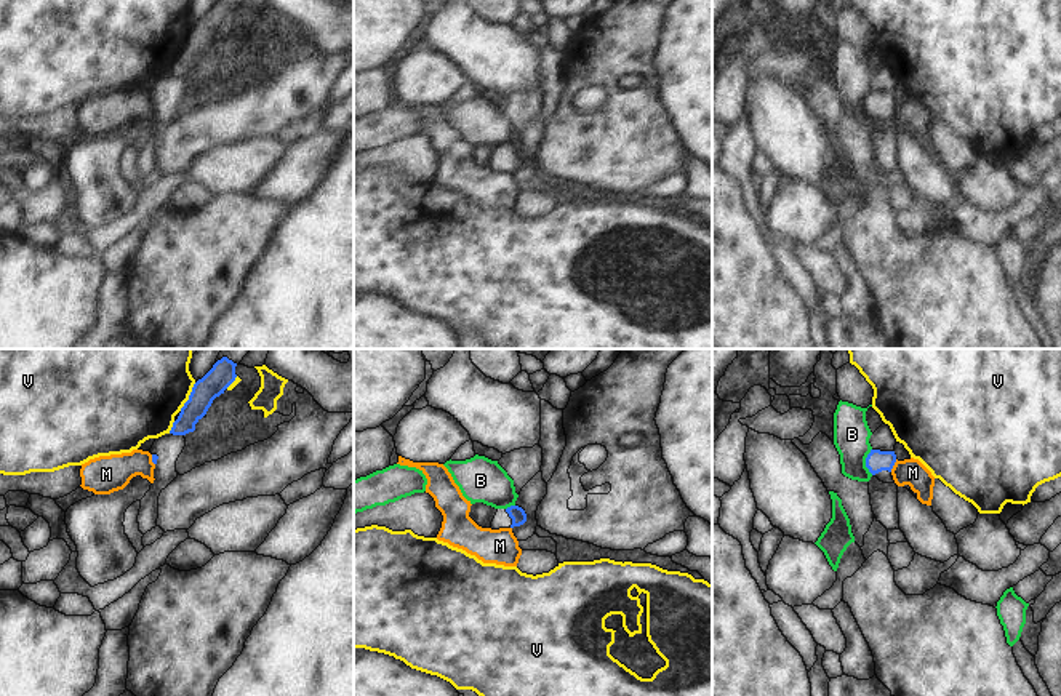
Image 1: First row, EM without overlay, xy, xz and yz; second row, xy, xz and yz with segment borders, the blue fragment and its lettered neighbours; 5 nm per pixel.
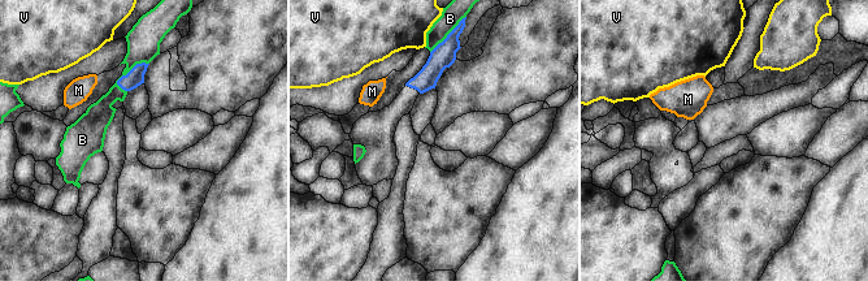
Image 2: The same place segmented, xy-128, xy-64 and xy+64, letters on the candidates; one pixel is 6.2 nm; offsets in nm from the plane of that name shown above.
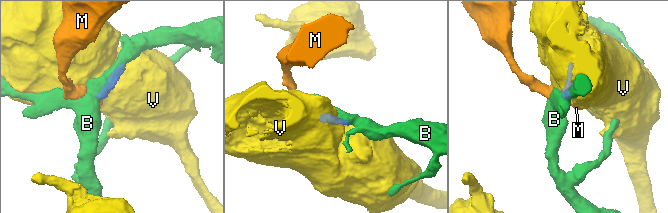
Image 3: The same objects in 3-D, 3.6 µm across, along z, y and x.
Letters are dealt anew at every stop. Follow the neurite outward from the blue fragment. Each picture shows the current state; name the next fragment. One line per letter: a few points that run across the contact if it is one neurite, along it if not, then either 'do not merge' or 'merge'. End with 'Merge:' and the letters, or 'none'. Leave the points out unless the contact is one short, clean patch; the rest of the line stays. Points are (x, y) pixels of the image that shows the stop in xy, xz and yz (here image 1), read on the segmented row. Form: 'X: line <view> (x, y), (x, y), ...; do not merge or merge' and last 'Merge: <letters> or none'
B: do not merge
M: line yz (896, 460), (890, 471); do not merge
V: do not merge
Merge: none

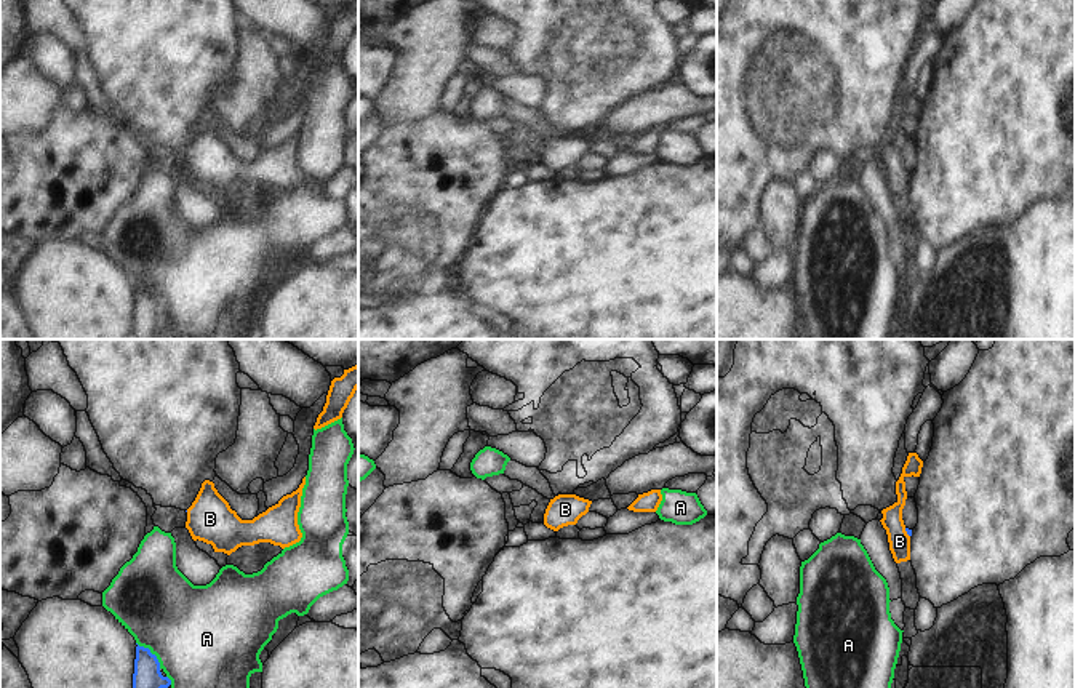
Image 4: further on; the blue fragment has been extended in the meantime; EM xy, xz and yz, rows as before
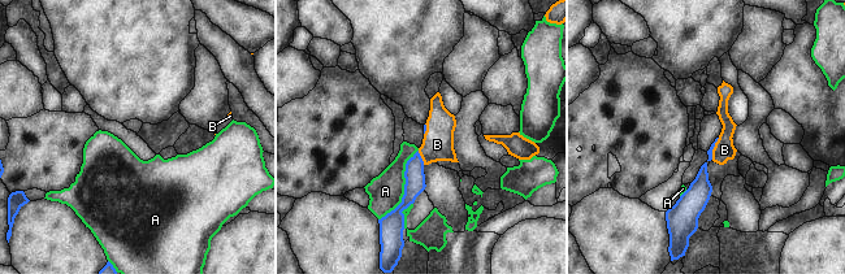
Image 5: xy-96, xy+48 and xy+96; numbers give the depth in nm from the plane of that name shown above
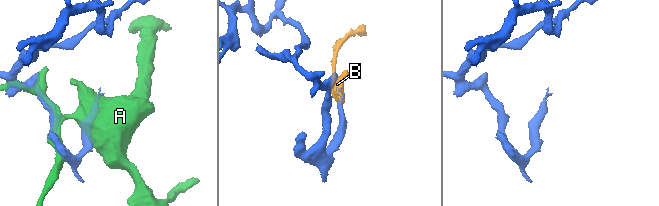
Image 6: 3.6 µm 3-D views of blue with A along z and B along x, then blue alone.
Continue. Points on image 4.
A: do not merge
B: line yz (909, 532), (907, 533), (899, 541); merge
Merge: B

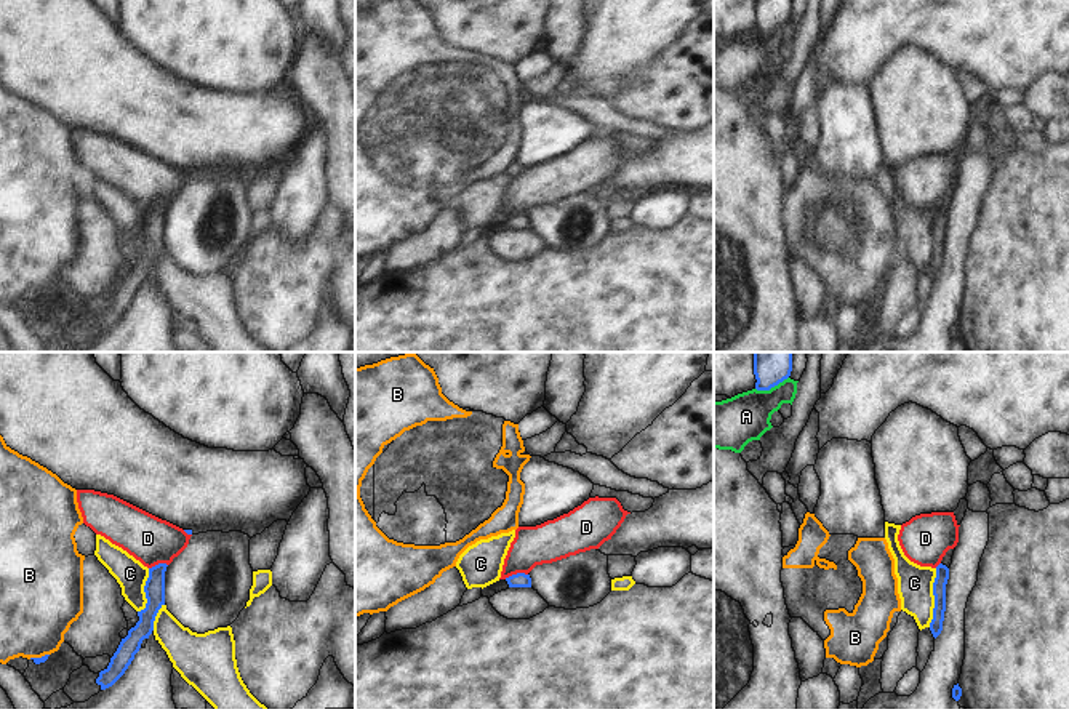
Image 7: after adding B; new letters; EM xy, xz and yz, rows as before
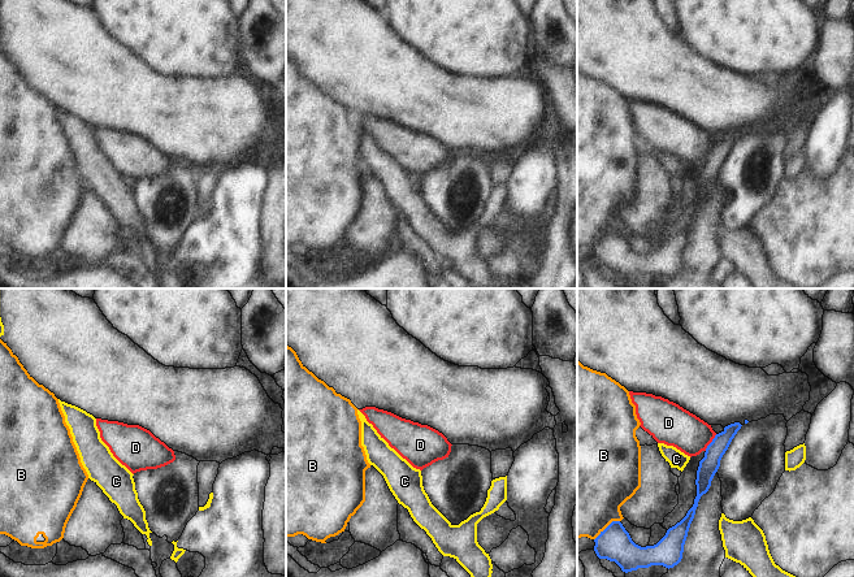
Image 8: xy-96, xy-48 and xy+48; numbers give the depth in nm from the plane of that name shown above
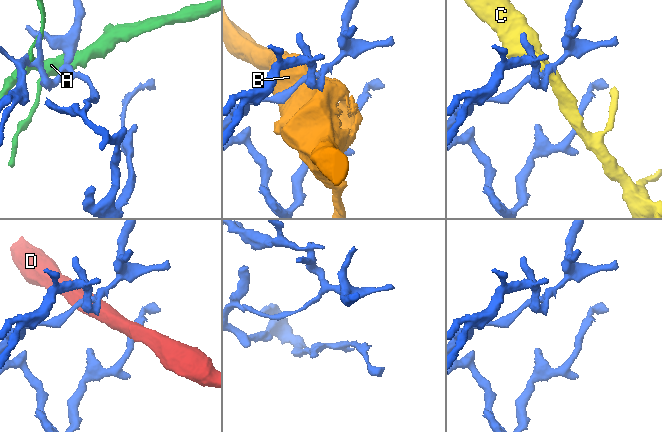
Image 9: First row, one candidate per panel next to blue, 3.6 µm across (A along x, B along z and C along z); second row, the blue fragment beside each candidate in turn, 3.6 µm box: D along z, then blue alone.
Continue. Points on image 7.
A: do not merge
B: line xy (48, 653), (29, 658); do not merge
C: do not merge
D: do not merge
Merge: none

